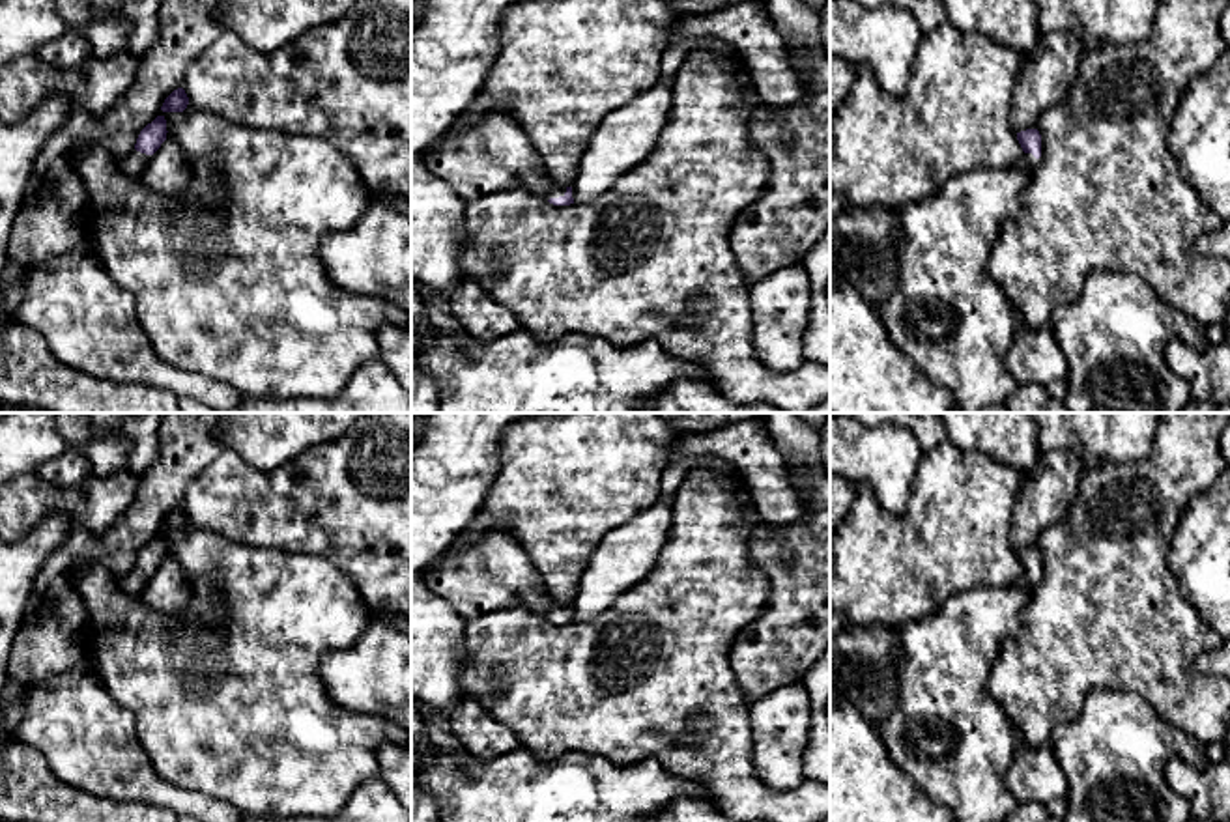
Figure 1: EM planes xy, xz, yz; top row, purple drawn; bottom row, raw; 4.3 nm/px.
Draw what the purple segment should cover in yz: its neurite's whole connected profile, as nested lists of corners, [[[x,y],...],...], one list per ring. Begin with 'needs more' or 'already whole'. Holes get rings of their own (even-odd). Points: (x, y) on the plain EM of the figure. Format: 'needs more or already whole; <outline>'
needs more; [[[1026,547],[1017,551],[1017,559],[1024,572],[1017,577],[1013,585],[1030,590],[1041,575],[1041,553],[1037,547]]]

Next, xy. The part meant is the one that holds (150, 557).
needs more; [[[157,534],[151,542],[148,542],[136,557],[135,570],[120,579],[122,590],[125,594],[138,596],[151,574],[166,559],[166,551],[164,534]]]

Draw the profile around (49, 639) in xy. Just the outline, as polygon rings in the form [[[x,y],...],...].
[[[164,413],[157,432],[159,456],[146,471],[138,473],[136,495],[123,517],[105,532],[90,532],[80,525],[71,525],[67,540],[47,557],[36,577],[32,603],[11,643],[7,678],[30,686],[79,663],[88,611],[77,588],[77,566],[84,560],[97,560],[118,579],[135,570],[140,549],[157,536],[164,517],[181,506],[187,486],[224,450],[213,435],[221,415]]]

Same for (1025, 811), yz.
[[[1019,803],[1006,822],[1064,822],[1049,815],[1041,803]]]

